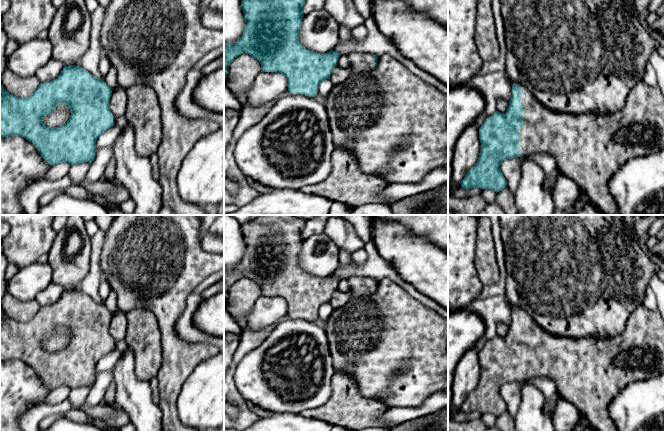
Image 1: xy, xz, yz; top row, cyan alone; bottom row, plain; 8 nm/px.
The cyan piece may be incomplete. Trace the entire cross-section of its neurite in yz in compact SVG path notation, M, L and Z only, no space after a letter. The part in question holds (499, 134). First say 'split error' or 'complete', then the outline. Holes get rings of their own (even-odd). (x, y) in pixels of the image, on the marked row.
split error | M643 80L630 91L624 108L620 111L604 115L601 113L572 114L552 111L542 106L532 93L525 87L511 83L512 94L505 113L496 111L486 118L479 128L481 149L477 163L467 172L461 181L463 189L491 189L496 193L507 186L500 165L509 158L546 152L556 162L560 174L572 179L584 192L590 204L603 215L619 215L617 203L612 198L608 182L612 175L628 160L647 156L659 151L664 146L664 97L656 86L649 86Z

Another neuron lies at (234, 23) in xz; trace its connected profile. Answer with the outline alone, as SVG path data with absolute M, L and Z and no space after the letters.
M224 0L224 43L234 44L243 34L245 19L240 0Z

